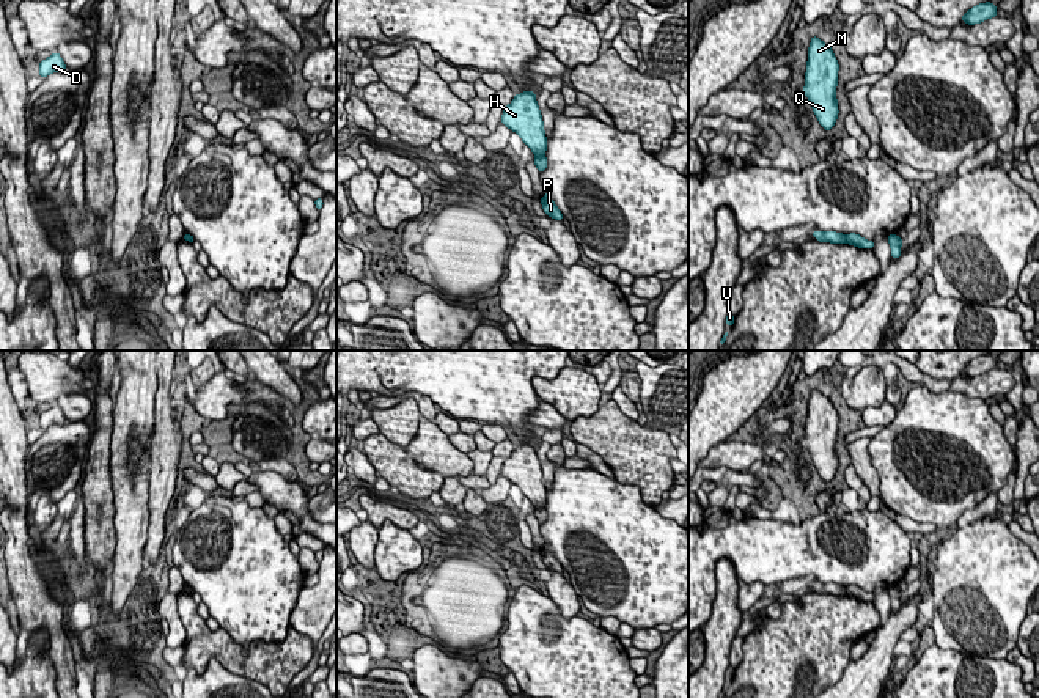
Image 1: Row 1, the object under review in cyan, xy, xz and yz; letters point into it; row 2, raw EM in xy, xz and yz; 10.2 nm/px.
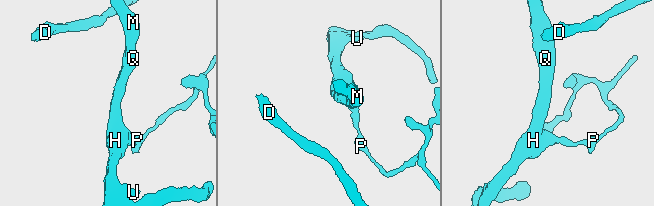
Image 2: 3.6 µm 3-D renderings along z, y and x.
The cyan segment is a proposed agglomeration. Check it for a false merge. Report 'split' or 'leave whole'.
split

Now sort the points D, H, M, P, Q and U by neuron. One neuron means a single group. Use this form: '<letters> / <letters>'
D P / H M Q U

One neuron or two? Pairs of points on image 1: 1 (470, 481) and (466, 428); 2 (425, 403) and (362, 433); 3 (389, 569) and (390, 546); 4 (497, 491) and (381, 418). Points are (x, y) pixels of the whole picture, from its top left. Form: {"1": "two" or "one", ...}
{"1": "one", "2": "two", "3": "one", "4": "one"}

